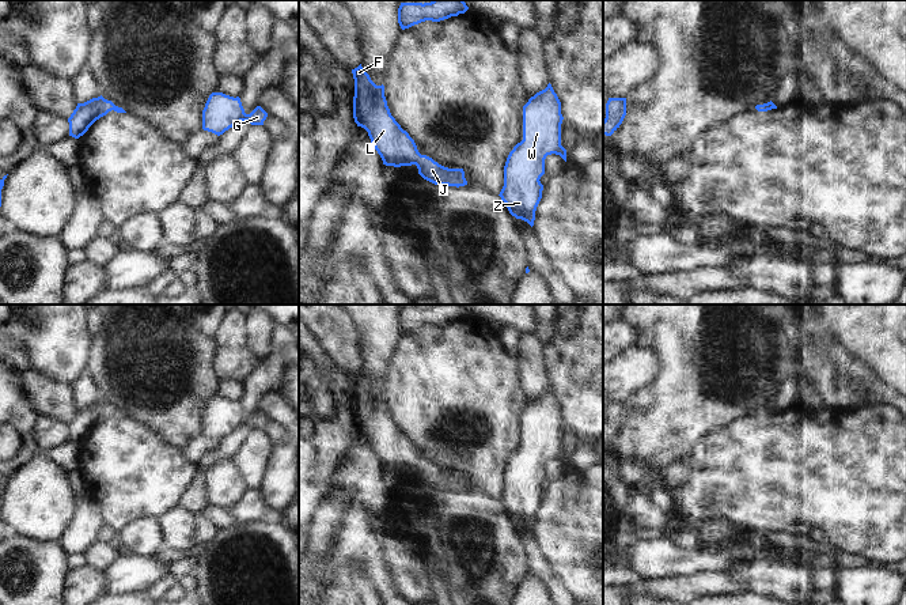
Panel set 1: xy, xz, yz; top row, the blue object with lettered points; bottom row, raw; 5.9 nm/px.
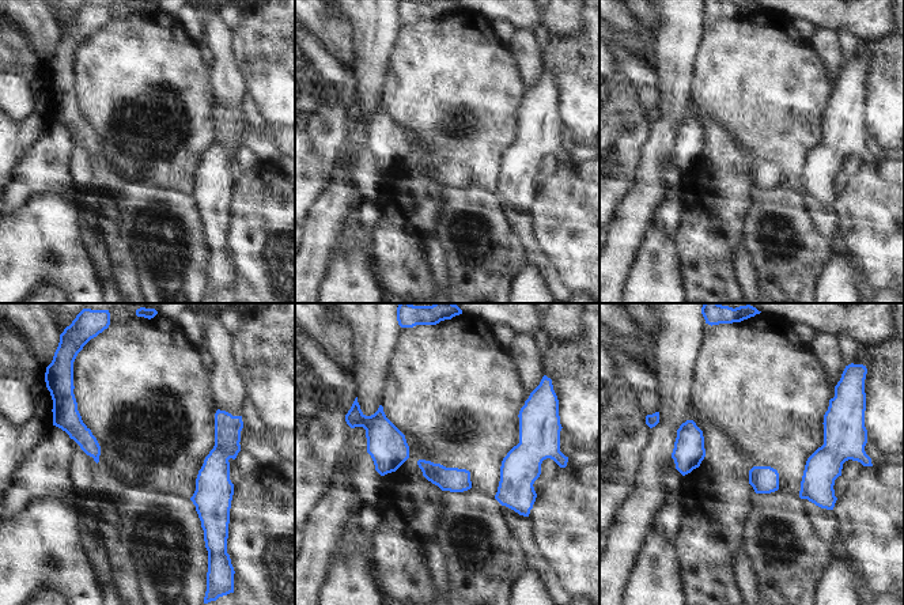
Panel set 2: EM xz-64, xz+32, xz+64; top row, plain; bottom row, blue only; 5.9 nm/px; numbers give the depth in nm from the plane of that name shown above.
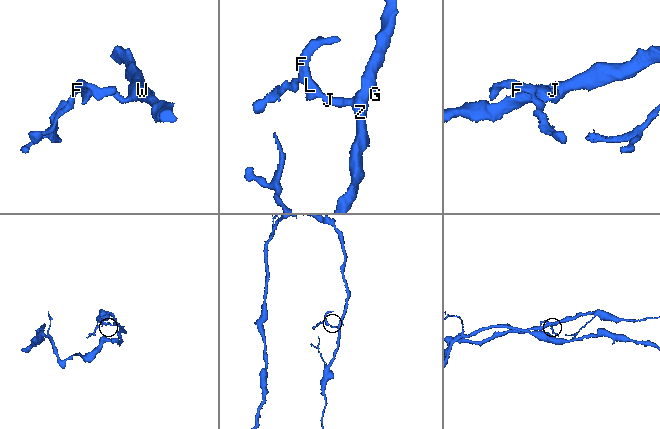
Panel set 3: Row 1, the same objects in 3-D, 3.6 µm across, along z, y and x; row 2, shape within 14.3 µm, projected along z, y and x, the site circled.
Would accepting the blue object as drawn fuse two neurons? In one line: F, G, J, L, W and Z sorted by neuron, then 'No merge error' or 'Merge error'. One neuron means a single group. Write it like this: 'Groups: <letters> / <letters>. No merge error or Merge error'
Groups: F G J L W Z. No merge error

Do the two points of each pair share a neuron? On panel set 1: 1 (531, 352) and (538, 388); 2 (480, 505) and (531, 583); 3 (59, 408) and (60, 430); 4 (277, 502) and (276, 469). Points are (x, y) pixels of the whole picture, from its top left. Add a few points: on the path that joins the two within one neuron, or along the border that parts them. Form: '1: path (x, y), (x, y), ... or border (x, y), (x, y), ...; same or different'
1: path (531, 360), (534, 379); same
2: border (526, 578), (515, 590); different
3: border (40, 415), (56, 418), (67, 424); different
4: path (277, 494), (277, 477); same

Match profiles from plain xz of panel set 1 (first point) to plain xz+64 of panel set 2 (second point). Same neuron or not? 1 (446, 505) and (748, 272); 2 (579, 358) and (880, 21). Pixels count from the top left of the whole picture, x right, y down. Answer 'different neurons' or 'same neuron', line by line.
1: different neurons
2: different neurons

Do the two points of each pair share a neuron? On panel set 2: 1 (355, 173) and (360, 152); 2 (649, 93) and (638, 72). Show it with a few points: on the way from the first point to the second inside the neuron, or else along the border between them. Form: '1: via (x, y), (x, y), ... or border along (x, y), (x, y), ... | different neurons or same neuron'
1: via (359, 167), (360, 158) | same neuron
2: via (647, 87), (643, 78) | same neuron

